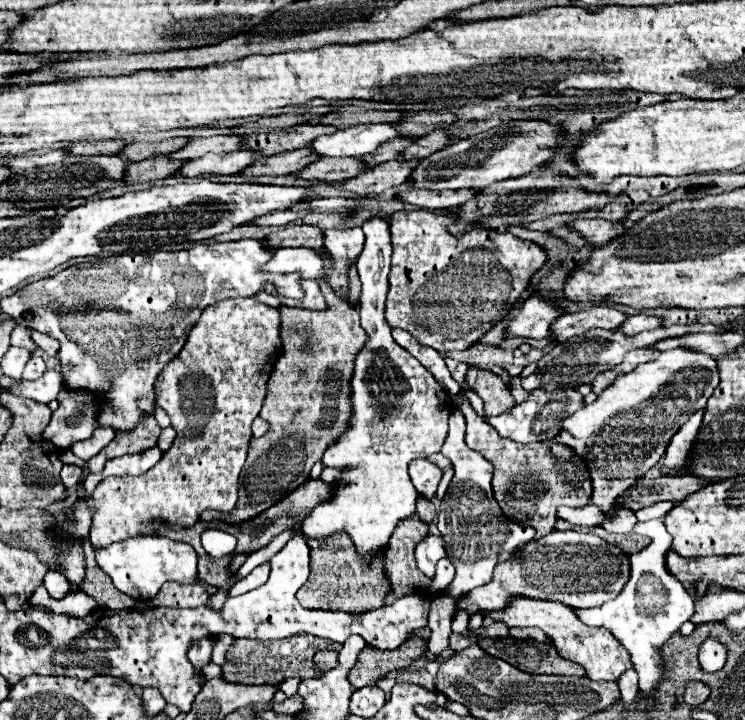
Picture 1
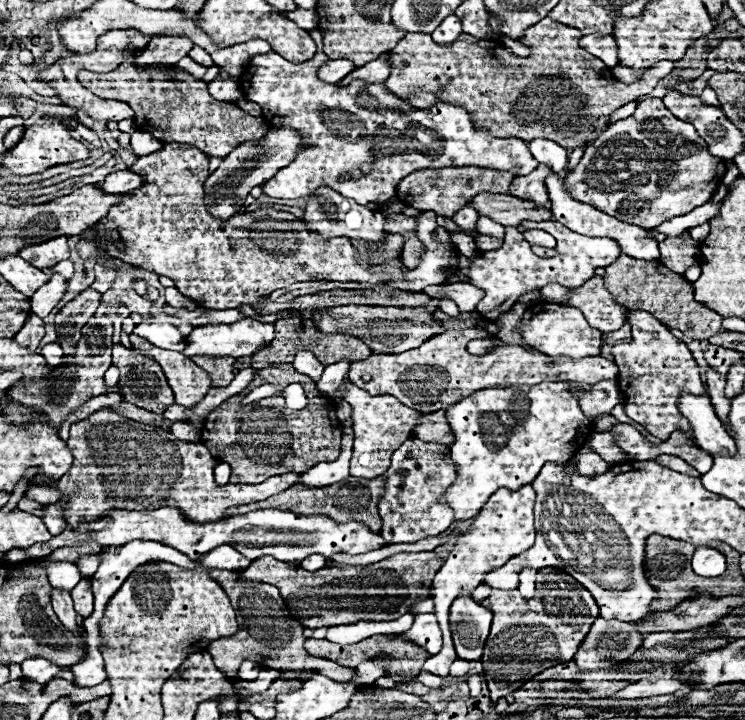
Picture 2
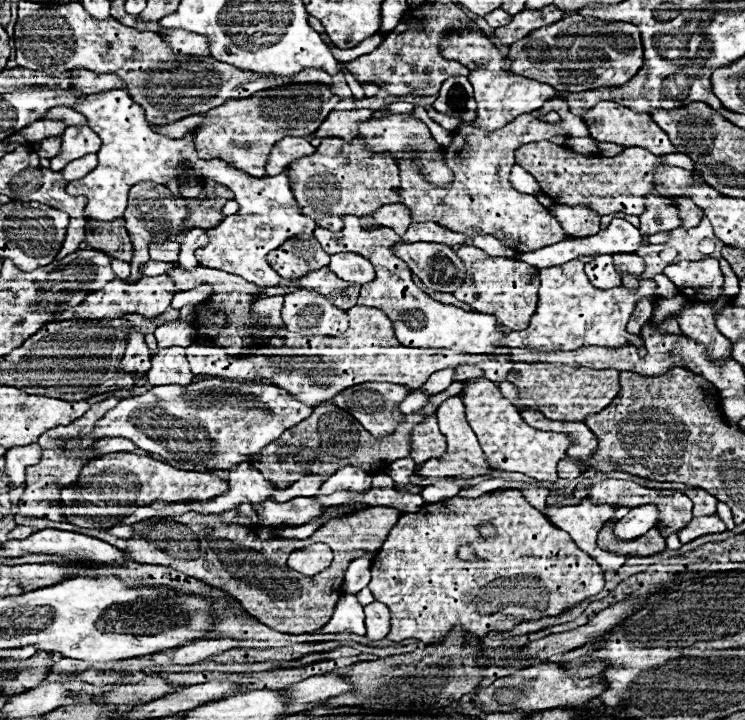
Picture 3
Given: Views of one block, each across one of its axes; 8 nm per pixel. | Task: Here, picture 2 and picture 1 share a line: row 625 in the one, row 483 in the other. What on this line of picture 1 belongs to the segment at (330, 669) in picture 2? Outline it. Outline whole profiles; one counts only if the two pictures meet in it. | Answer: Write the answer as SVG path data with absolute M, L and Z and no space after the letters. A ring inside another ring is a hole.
M318 278L316 282L320 292L324 292L326 310L278 308L282 322L282 354L270 374L268 394L260 412L264 414L264 420L270 420L270 430L262 438L250 440L248 460L240 472L240 484L256 484L260 488L258 492L240 490L234 512L220 514L206 510L200 516L202 522L220 520L226 524L242 524L258 516L290 490L288 482L298 482L300 486L310 476L310 468L318 458L322 458L326 444L330 444L334 436L340 436L346 426L346 416L350 416L350 372L366 334L362 332L356 308L350 308L346 300L338 298L326 280ZM250 458L256 460L254 466L250 466Z

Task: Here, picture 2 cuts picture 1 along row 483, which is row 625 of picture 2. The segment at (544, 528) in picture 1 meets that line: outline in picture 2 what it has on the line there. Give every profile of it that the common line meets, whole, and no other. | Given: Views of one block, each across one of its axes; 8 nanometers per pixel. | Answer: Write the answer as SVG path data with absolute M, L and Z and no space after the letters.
M540 570L536 574L536 596L530 600L522 598L518 590L494 590L480 604L494 612L492 630L482 654L484 674L508 680L528 680L554 662L572 660L592 622L600 616L592 594L562 570Z

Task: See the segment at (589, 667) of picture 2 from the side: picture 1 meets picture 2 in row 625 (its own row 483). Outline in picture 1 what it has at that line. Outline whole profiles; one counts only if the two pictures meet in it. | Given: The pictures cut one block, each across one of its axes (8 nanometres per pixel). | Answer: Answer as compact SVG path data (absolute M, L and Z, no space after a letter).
M674 348L660 352L658 358L652 362L636 366L630 374L618 376L596 398L594 404L588 404L586 408L566 418L564 428L558 434L556 442L576 448L578 454L586 460L590 480L594 486L592 504L596 504L604 514L612 512L616 498L626 488L634 486L650 468L654 468L660 462L668 440L674 436L674 432L678 432L678 428L682 428L682 424L694 410L706 406L706 400L712 396L716 386L718 386L718 366L712 356L692 348Z

